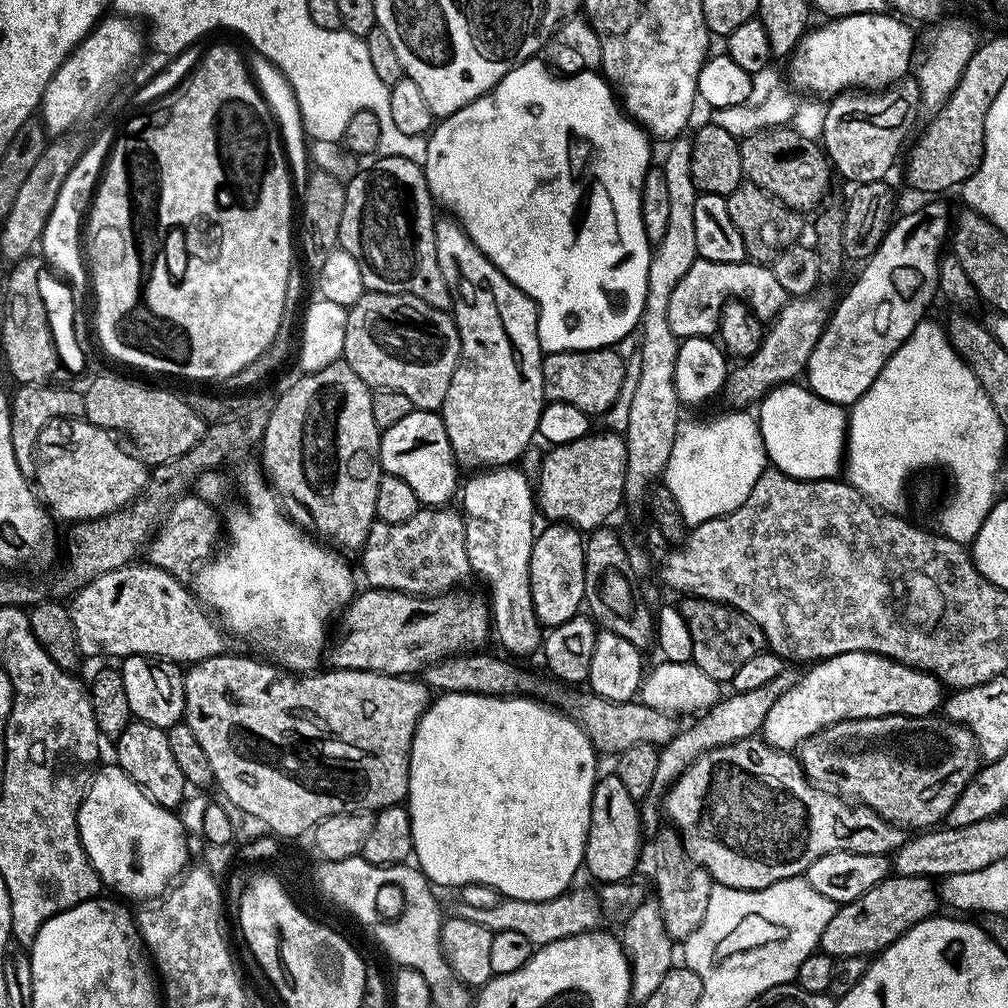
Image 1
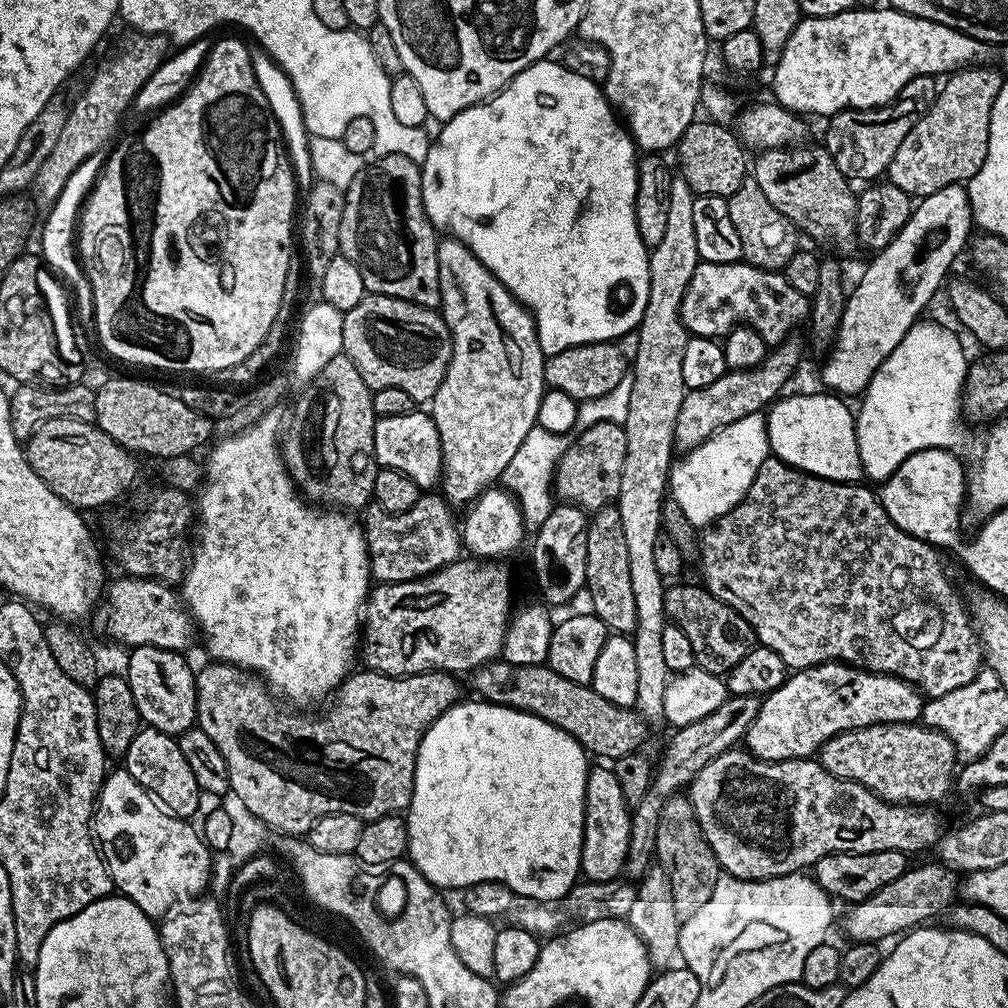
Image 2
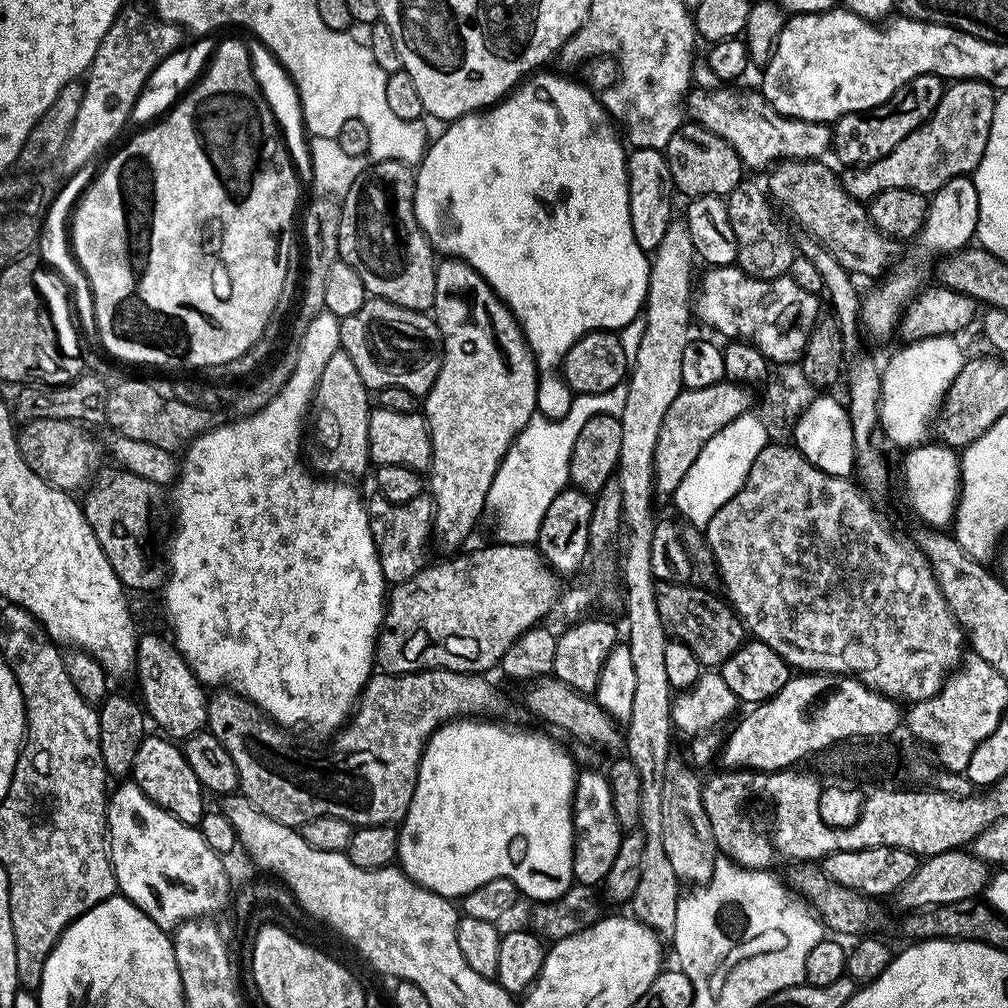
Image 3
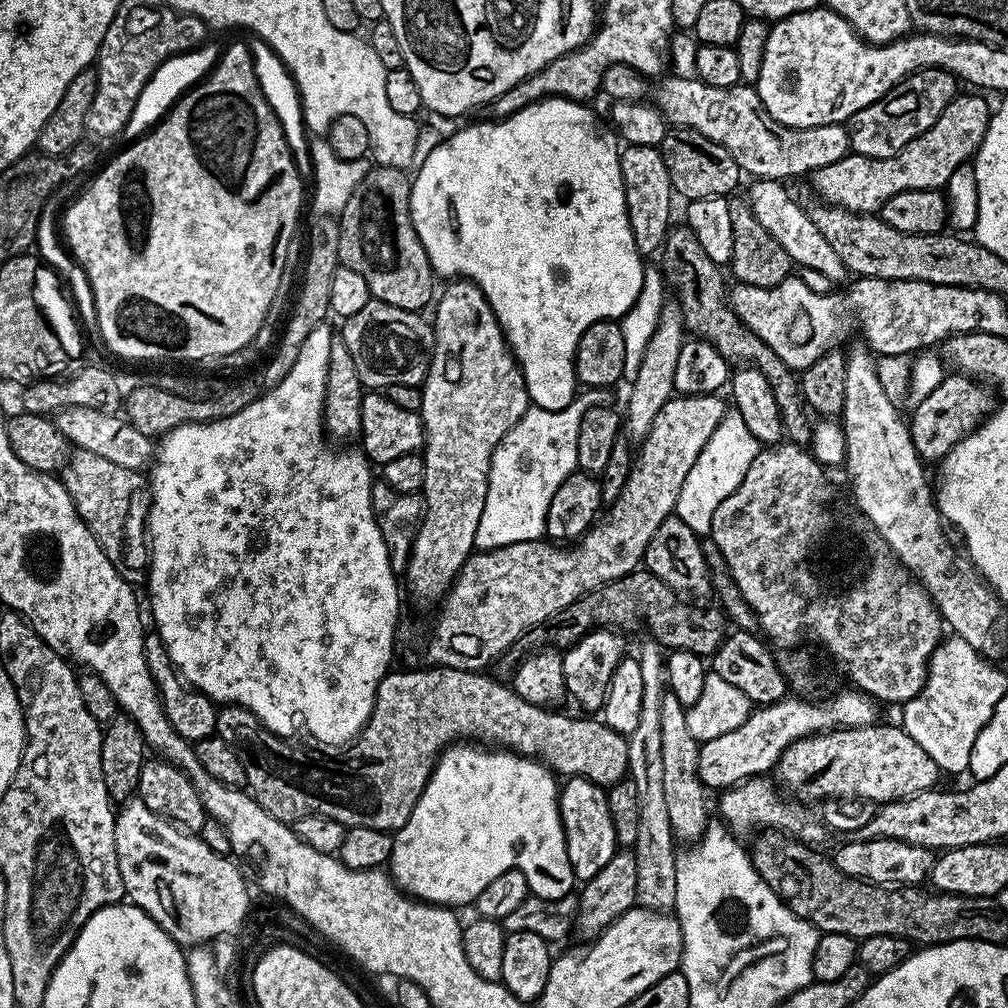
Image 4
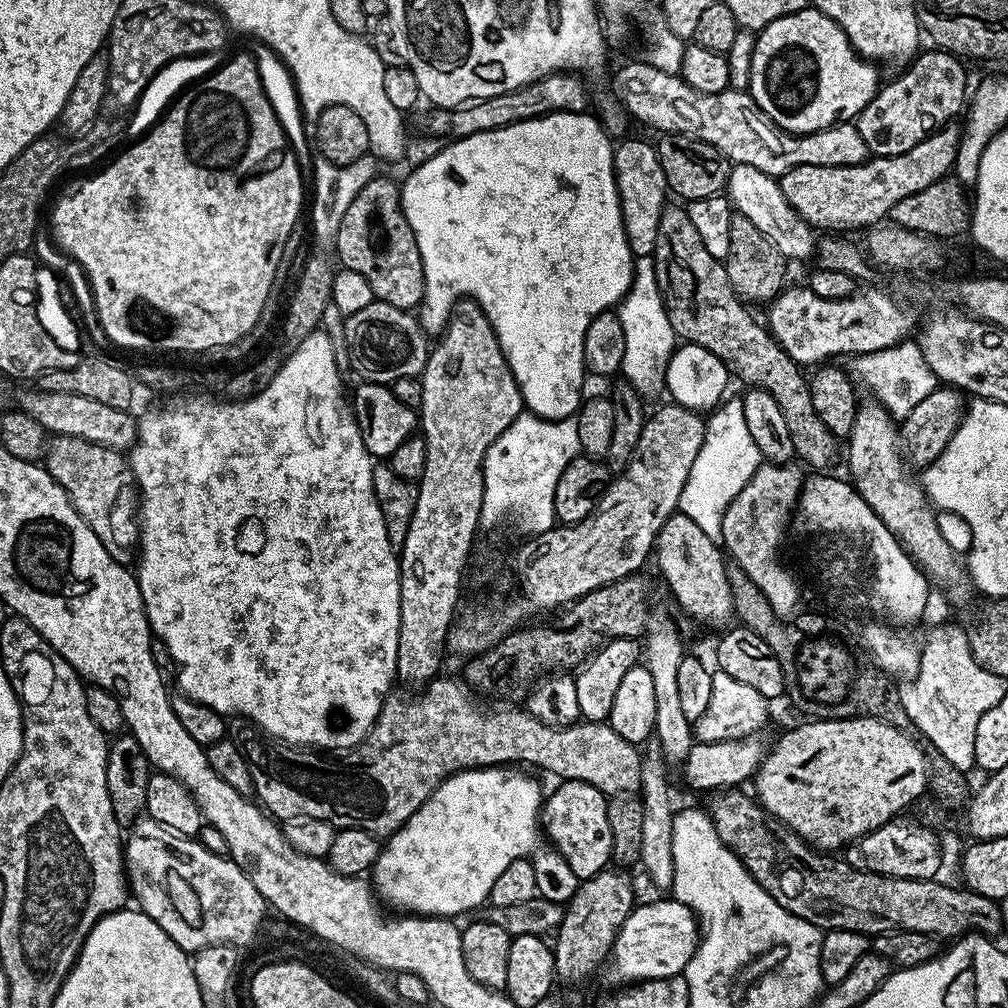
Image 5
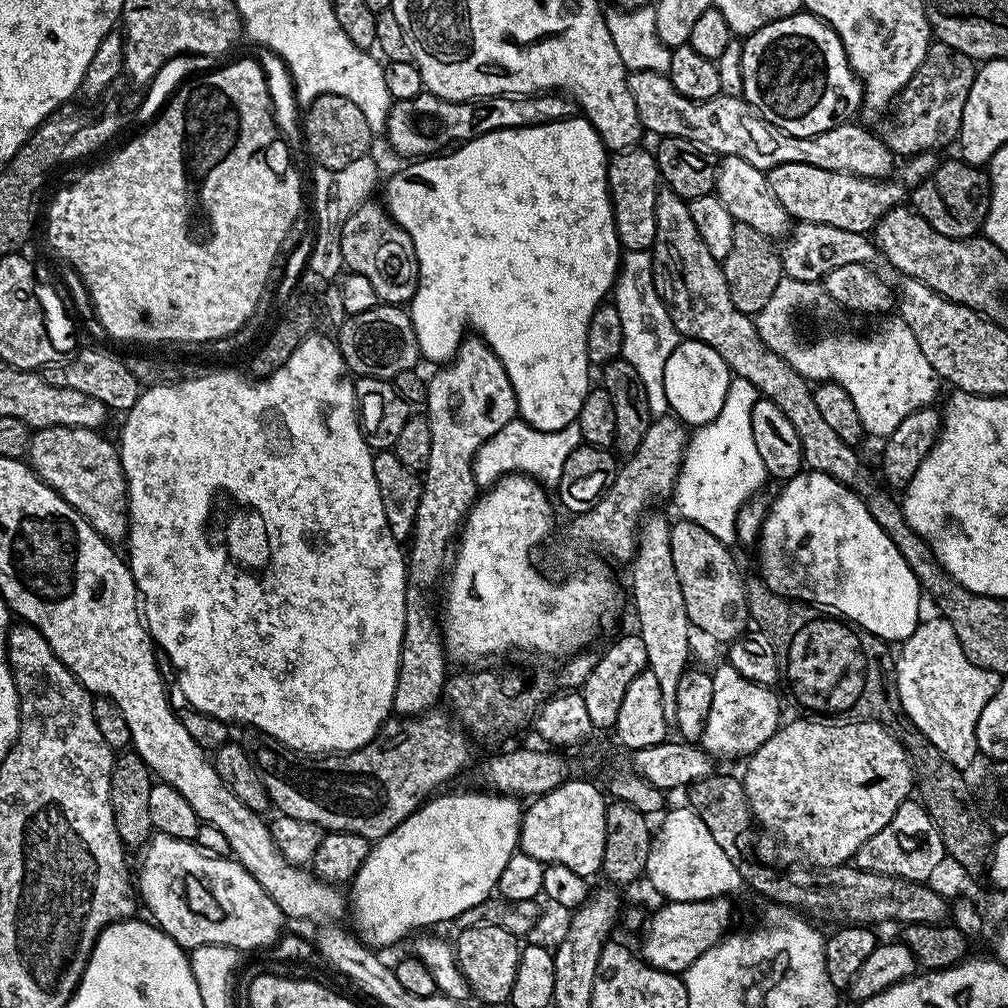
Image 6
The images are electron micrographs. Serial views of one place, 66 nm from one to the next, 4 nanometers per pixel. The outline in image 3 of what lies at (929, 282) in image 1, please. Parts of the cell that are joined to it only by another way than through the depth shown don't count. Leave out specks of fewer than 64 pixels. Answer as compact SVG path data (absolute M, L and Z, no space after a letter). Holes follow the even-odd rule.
M971 175L950 178L946 186L931 193L928 202L928 217L920 232L911 241L906 255L881 279L873 283L872 289L863 293L860 302L860 327L876 340L884 340L893 335L898 324L898 317L908 301L929 283L928 271L943 257L965 249L973 243L978 226L978 190L974 186ZM908 254L908 257L907 257ZM928 280L928 281L927 281ZM881 283L881 284L880 284ZM869 332L869 334L868 334Z

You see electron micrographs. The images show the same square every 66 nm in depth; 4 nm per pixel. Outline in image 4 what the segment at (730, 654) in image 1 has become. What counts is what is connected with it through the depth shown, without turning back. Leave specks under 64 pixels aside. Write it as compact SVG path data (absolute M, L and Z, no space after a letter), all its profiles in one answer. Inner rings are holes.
M647 570L631 572L628 576L600 585L586 596L575 600L568 611L570 622L554 620L545 627L541 626L516 640L497 660L497 677L502 680L507 679L520 665L520 661L537 646L550 645L563 650L576 644L595 627L620 626L616 624L626 623L628 616L635 614L636 608L640 611L641 618L648 623L648 628L652 631L649 633L665 649L686 650L710 658L725 638L726 617L719 607L711 608L710 605L704 603L708 602L693 602L685 598L661 578ZM691 602L696 604L691 604Z

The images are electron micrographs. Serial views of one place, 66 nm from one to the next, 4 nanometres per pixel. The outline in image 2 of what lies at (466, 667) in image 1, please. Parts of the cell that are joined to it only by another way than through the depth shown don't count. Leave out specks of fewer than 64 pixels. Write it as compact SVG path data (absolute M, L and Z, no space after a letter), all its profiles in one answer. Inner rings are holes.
M497 658L473 669L467 680L479 699L529 712L566 730L566 734L573 736L584 747L585 752L593 757L601 756L604 759L601 761L604 762L614 762L637 751L644 735L650 731L649 725L637 711L614 706L614 702L606 702L606 698L602 698L602 694L598 694L591 686L562 678L562 674L548 667L547 663L511 665L510 662Z

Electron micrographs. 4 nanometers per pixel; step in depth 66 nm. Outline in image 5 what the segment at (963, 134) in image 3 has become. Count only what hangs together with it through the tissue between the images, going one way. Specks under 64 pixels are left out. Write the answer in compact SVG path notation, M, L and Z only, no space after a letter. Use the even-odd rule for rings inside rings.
M945 126L936 132L931 132L922 142L918 142L918 146L913 146L911 150L906 150L906 154L898 154L897 156L878 156L867 159L863 164L858 165L838 165L838 166L814 166L800 165L794 166L789 172L779 177L780 189L782 194L786 194L786 202L790 202L790 206L794 206L794 210L798 210L798 214L803 220L812 225L813 229L820 228L864 228L871 229L873 226L879 225L885 218L891 217L894 206L898 202L902 202L902 198L906 198L910 194L918 194L918 190L926 190L926 186L934 186L934 182L945 179L955 169L956 155L958 154L958 146L960 145L961 129L956 126Z

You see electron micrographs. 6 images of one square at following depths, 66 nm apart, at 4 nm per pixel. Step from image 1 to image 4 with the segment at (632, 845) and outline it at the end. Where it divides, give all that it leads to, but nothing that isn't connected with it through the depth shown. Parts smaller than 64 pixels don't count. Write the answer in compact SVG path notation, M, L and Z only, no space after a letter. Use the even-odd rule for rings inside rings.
M580 776L565 779L559 794L560 821L564 823L566 850L572 863L572 872L577 881L585 882L594 878L618 851L614 822L610 822L608 797L603 787Z

